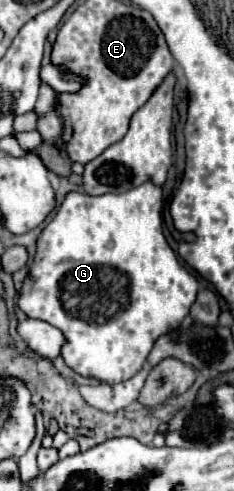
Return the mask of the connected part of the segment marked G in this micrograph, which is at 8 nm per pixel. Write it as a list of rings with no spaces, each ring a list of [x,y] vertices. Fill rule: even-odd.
[[[143,183],[135,189],[129,189],[127,193],[105,193],[105,195],[99,195],[99,197],[91,197],[87,193],[69,193],[65,197],[65,201],[61,203],[59,211],[55,213],[55,217],[47,223],[47,227],[37,237],[35,259],[29,267],[27,279],[23,281],[17,305],[27,317],[37,317],[41,321],[51,323],[59,331],[63,331],[65,343],[61,347],[61,357],[75,373],[79,373],[83,377],[95,377],[95,379],[105,381],[105,383],[121,383],[121,381],[133,377],[143,367],[143,363],[145,363],[151,347],[155,345],[155,341],[161,335],[177,329],[179,323],[189,313],[191,305],[195,303],[197,279],[177,261],[173,249],[169,247],[169,243],[163,235],[163,227],[161,227],[161,209],[163,209],[163,193],[161,193],[161,187],[157,187],[153,183]]]

